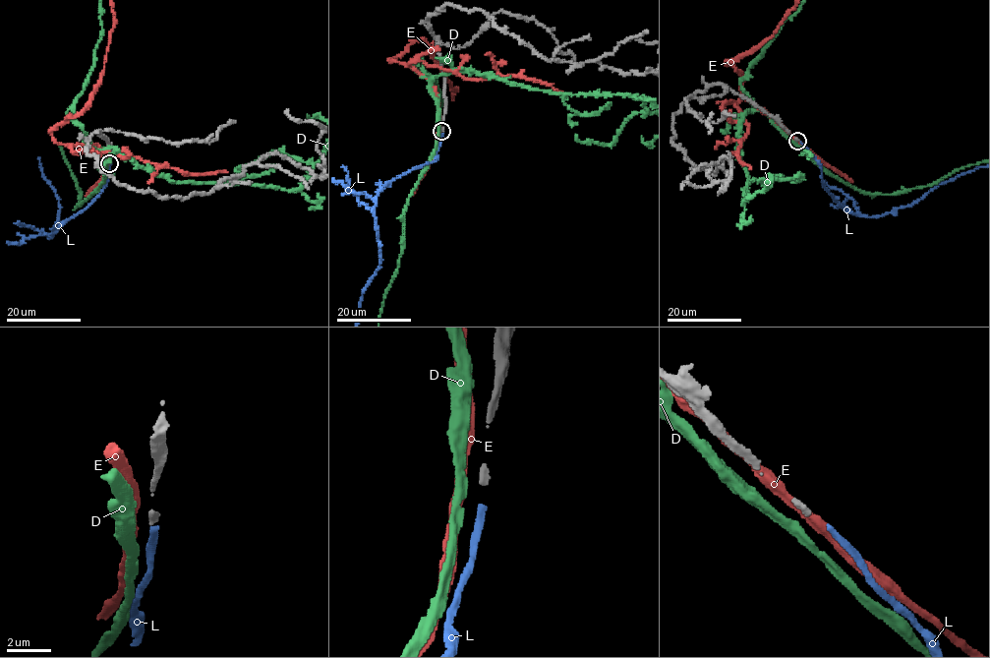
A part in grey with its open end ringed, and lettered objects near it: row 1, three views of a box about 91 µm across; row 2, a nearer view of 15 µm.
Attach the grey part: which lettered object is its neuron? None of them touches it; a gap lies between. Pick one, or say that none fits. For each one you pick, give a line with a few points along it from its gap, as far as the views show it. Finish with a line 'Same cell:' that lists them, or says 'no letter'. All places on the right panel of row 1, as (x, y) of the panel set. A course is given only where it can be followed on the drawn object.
Same cell: no letter

